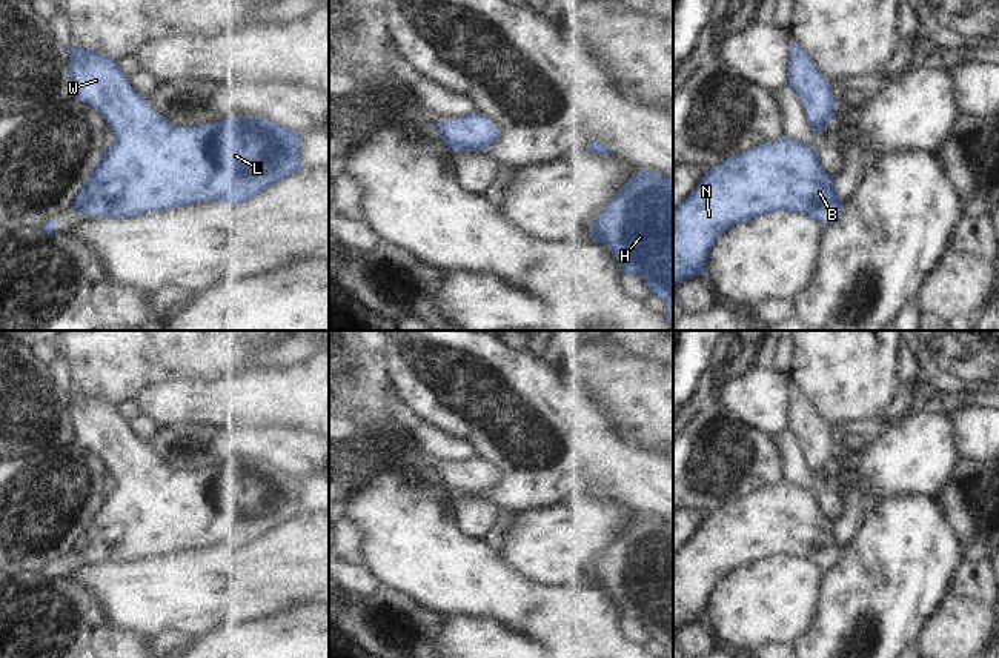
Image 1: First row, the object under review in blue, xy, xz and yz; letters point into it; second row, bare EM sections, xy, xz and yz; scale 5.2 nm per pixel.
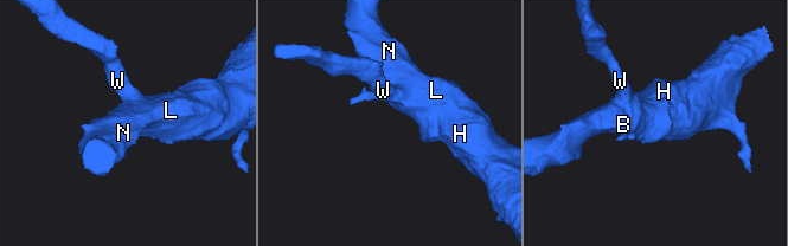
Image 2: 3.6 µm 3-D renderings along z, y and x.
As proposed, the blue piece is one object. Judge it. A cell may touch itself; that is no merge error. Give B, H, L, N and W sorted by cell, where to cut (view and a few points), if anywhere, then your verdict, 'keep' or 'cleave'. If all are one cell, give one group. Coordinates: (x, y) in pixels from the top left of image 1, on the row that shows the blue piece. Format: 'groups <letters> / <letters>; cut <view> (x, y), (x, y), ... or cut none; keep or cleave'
groups B H L N W; cut none; keep

